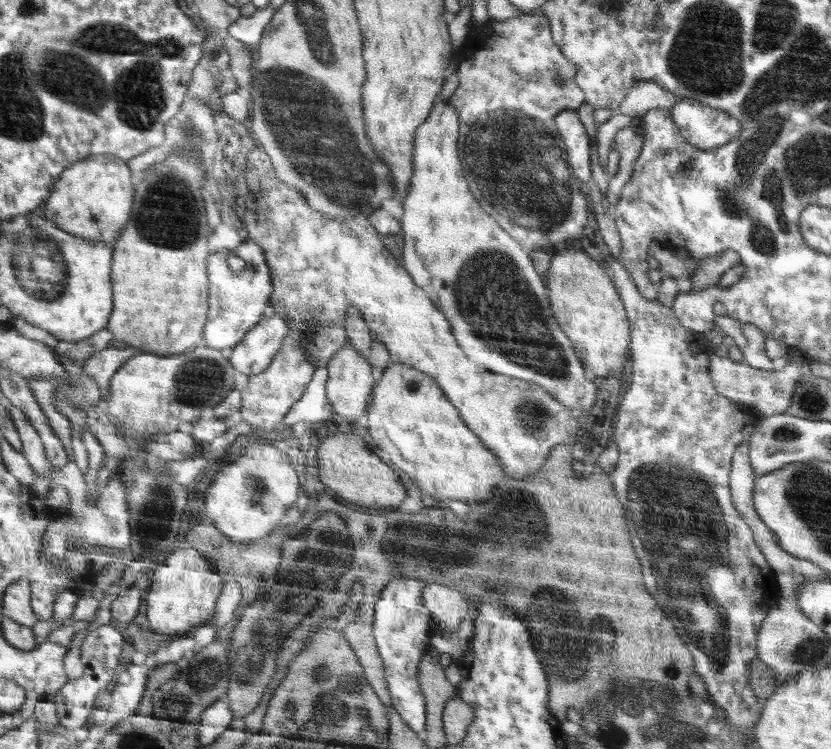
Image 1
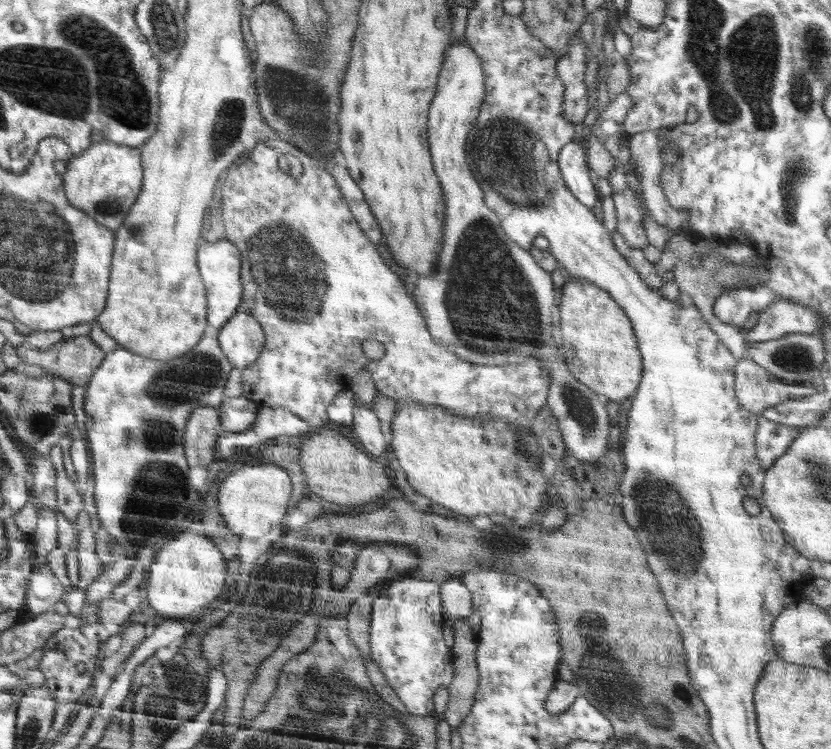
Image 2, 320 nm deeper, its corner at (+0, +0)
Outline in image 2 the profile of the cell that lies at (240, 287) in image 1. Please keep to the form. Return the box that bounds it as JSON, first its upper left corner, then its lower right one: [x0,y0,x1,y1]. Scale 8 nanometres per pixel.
[198,237,245,328]

